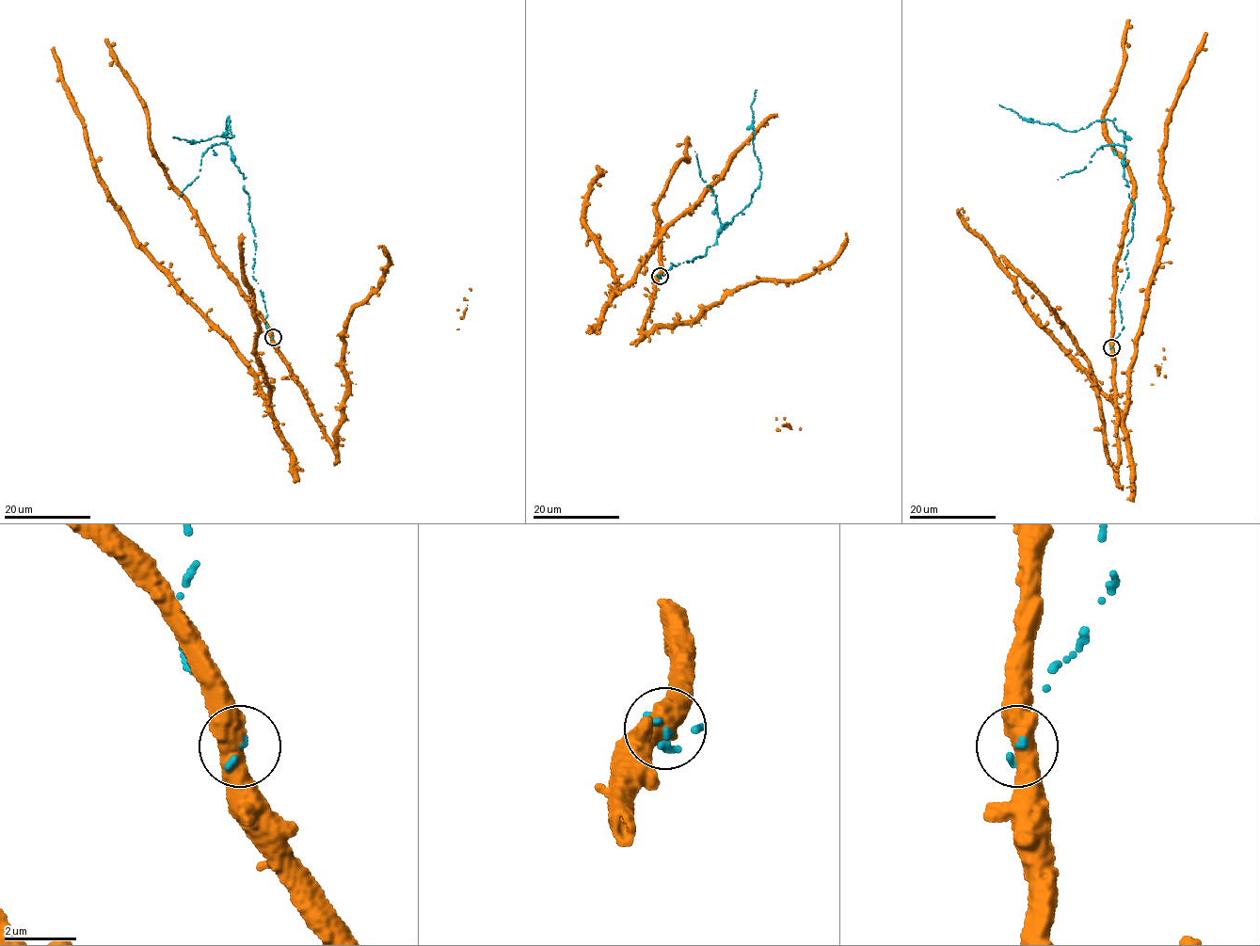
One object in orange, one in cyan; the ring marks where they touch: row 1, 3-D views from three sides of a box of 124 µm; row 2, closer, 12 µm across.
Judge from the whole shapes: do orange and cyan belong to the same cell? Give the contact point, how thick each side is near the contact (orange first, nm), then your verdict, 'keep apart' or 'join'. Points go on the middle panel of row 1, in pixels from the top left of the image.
(660, 276) | 480/160 nm | keep apart

